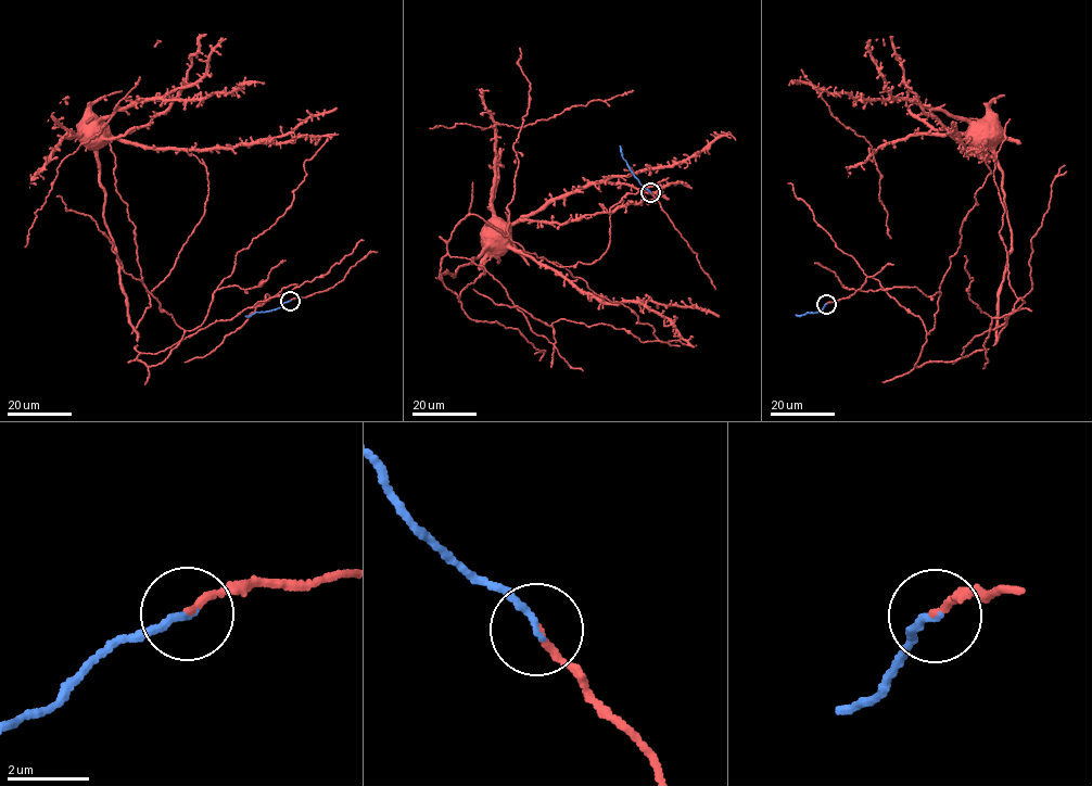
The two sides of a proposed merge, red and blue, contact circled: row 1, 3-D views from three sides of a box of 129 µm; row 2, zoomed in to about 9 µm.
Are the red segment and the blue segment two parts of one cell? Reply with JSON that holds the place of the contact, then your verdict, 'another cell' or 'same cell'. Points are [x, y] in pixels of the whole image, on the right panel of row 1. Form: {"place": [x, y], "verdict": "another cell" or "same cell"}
{"place": [826, 304], "verdict": "same cell"}

